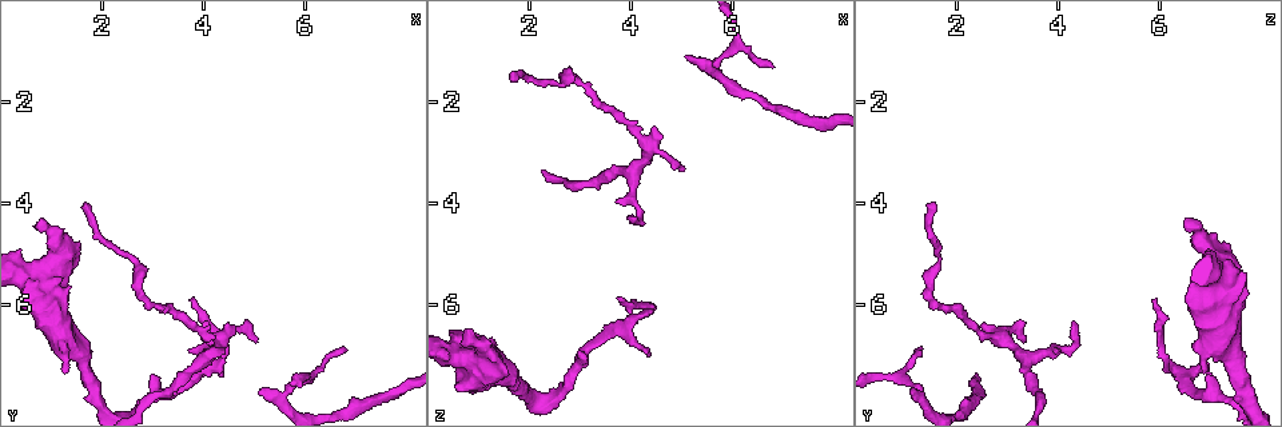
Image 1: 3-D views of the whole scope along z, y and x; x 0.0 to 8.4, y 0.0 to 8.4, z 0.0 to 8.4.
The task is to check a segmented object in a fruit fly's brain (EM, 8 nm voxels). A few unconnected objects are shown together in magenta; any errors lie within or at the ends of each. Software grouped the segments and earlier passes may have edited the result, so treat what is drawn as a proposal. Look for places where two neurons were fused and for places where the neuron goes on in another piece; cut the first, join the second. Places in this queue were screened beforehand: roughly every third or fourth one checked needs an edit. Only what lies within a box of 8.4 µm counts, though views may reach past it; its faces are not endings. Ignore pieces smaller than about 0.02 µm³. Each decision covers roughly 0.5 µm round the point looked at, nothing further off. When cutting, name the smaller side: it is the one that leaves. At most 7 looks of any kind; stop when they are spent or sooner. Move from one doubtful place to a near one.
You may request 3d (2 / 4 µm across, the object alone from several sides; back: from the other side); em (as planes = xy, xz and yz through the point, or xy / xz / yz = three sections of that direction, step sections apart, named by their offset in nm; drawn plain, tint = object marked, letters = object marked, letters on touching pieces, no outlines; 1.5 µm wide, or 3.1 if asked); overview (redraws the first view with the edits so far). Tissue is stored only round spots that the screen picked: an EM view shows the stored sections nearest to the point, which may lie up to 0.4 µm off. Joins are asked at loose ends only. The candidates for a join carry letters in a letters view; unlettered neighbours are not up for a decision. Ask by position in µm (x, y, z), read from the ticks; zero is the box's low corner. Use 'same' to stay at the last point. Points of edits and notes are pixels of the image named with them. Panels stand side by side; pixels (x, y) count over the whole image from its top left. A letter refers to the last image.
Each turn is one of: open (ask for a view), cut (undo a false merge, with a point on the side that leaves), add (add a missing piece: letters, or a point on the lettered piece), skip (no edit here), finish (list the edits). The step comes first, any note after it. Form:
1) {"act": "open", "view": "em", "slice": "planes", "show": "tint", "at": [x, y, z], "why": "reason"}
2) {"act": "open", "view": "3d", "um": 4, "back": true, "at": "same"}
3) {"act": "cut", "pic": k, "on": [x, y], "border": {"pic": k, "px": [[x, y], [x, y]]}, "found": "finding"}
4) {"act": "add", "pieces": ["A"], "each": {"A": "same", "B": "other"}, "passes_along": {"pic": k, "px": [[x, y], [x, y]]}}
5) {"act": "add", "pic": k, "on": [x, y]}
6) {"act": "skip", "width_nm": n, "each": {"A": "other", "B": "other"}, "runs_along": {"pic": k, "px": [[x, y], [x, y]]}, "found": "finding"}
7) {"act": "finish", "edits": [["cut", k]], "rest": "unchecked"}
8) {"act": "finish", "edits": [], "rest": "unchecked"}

{"act": "open", "view": "em", "slice": "planes", "show": "letters", "at": [1.55, 4.80, 7.35], "why": "an open end"}

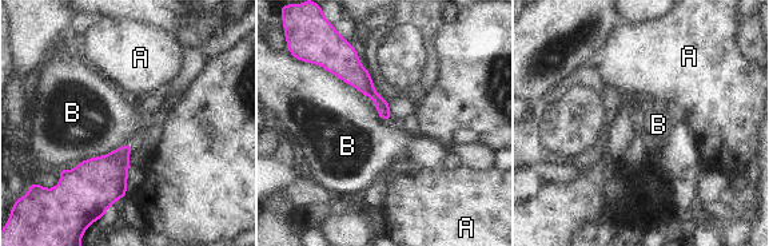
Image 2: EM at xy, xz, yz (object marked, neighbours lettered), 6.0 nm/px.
{"act": "skip", "each": {"A": "other", "B": "other"}, "found": "none of them fits"}

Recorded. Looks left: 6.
{"act": "open", "view": "em", "slice": "planes", "show": "letters", "at": [5.05, 6.70, 3.35], "why": "branch stops here"}

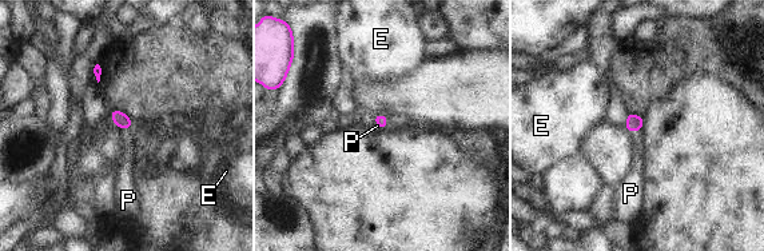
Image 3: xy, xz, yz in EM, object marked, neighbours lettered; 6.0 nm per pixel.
{"act": "add", "pieces": ["P"], "width_nm": 80, "longest_contact_nm": ["P", 70], "each": {"E": "other", "P": "same"}, "found": "the neuron continues"}

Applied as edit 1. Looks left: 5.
{"act": "open", "view": "3d", "um": 2, "at": [3.80, 5.95, 5.95]}

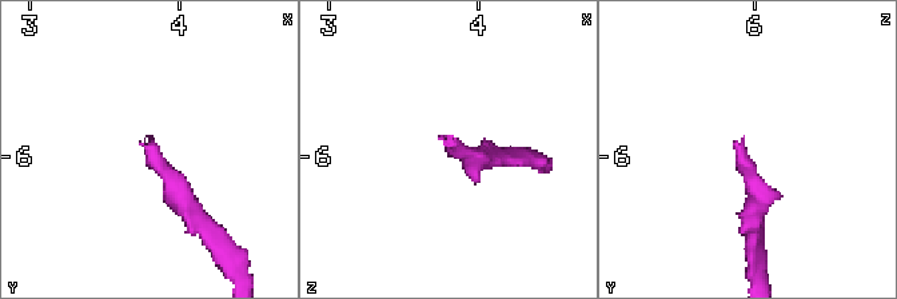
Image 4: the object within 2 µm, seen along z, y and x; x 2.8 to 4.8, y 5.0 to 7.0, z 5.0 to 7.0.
{"act": "open", "view": "em", "slice": "xz", "step": 8, "show": "tint", "at": [3.82, 5.86, 5.94]}

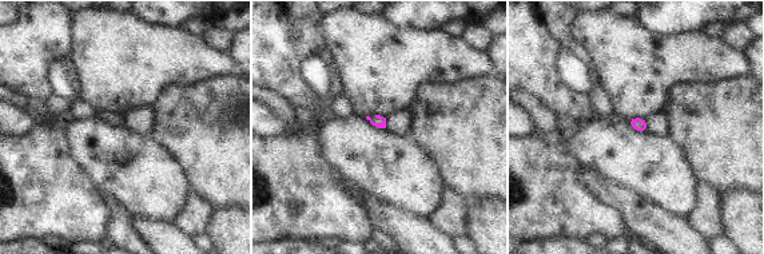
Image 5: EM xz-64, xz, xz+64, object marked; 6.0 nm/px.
{"act": "open", "view": "em", "slice": "planes", "show": "letters", "at": "same"}

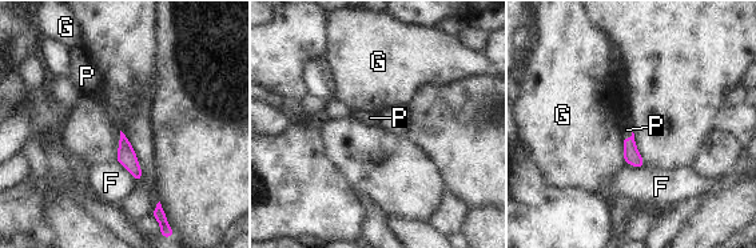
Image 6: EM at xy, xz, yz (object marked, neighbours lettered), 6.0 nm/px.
{"act": "add", "pieces": ["P"], "width_nm": 100, "each": {"F": "other", "G": "other", "P": "same"}, "passes_along": {"pic": 6, "px": [[631, 154], [629, 138], [627, 130]]}, "found": "the neuron continues"}

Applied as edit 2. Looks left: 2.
{"act": "finish", "edits": [["add", 3], ["add", 6]], "rest": "unchecked"}

